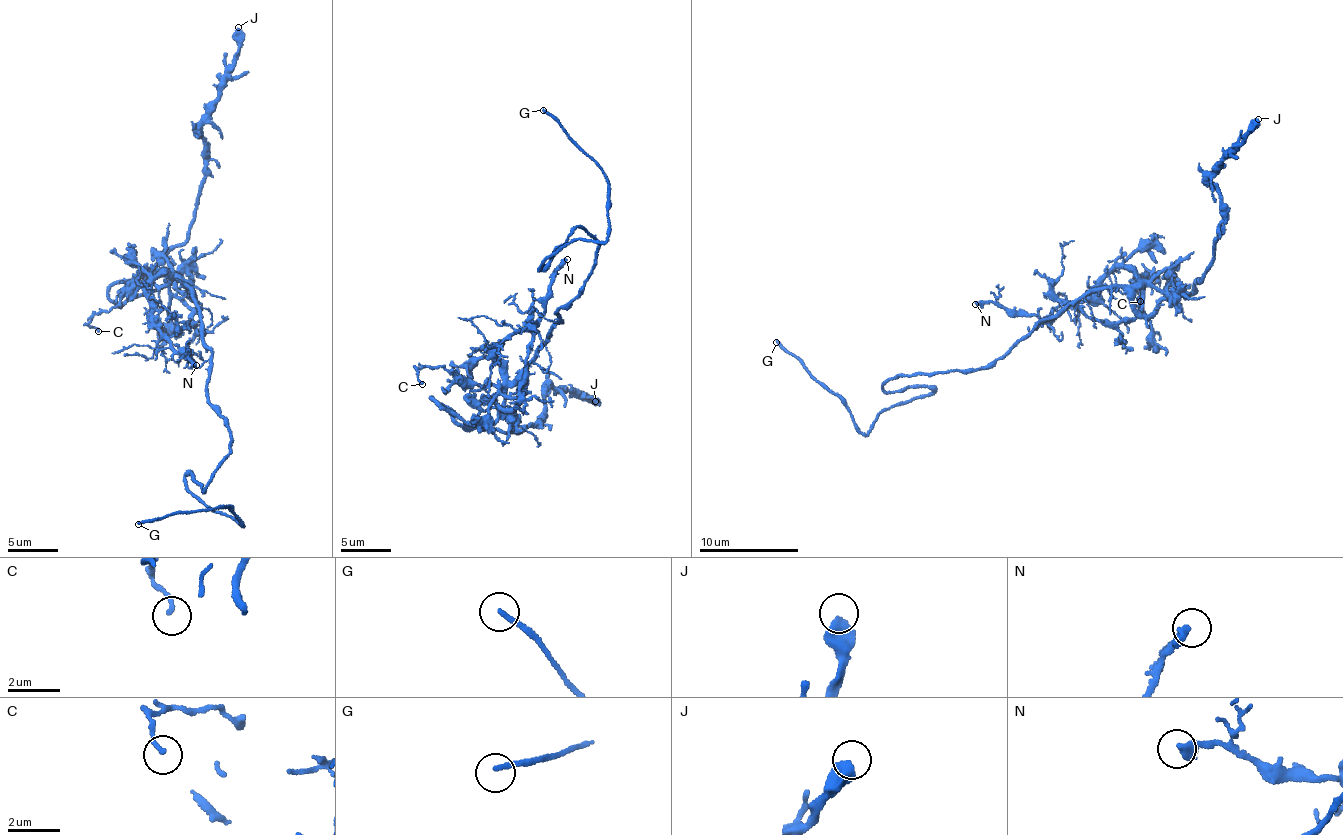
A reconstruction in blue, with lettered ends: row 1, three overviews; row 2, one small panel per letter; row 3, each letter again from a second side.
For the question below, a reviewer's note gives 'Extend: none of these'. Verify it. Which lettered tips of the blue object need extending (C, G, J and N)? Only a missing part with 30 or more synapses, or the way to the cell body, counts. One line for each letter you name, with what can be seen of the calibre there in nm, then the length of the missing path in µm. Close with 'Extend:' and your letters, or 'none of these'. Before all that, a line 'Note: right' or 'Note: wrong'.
Note: wrong
G: Thickness 190 nm. Missing length about 15 µm
Extend: G

